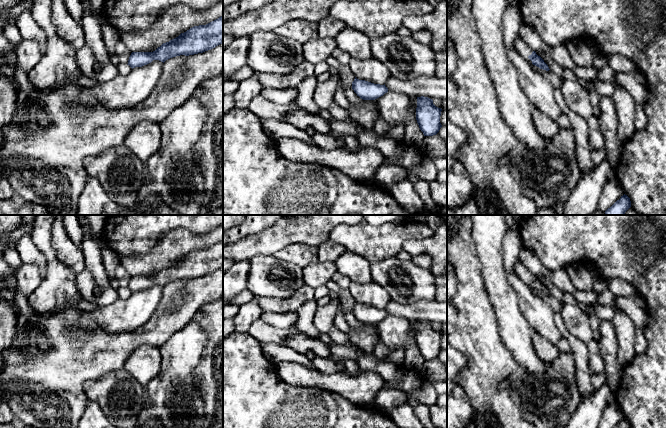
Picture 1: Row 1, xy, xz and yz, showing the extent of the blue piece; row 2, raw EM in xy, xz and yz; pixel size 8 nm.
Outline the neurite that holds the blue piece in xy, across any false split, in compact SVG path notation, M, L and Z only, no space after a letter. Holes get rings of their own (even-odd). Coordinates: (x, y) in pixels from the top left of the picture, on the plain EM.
M223 239L206 248L194 250L178 261L163 267L153 276L132 276L128 288L132 293L153 284L165 286L180 279L194 279L211 274L223 267Z

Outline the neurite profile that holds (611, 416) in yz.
M607 407L603 411L598 428L614 428L625 418L619 407Z

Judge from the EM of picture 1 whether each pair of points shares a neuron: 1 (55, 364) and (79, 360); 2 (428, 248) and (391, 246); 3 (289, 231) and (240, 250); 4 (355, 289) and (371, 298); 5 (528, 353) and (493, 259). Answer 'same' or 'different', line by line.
1: same
2: different
3: same
4: same
5: same

